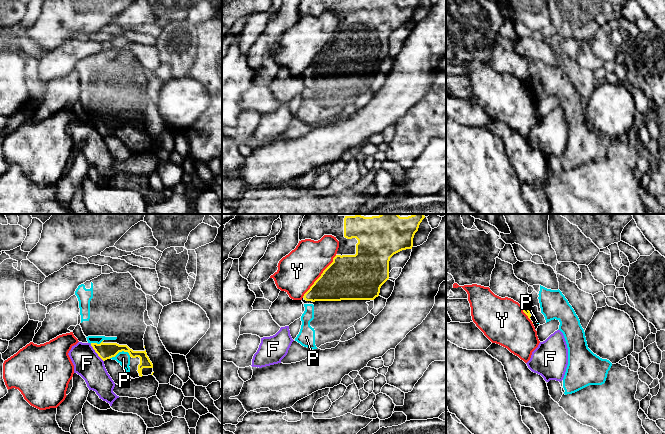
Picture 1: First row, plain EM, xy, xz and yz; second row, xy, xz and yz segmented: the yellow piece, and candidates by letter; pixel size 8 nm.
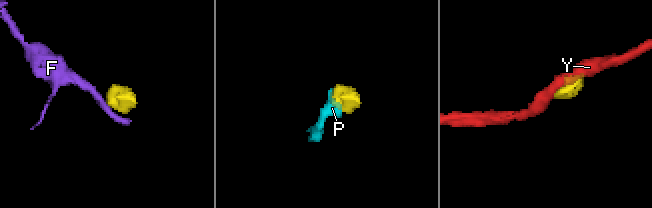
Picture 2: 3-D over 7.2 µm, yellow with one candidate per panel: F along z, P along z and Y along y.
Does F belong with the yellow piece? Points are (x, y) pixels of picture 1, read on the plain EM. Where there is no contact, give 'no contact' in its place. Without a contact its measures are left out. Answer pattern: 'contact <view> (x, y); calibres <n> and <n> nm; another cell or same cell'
contact xy (96, 128); calibres 130 and 220 nm; another cell

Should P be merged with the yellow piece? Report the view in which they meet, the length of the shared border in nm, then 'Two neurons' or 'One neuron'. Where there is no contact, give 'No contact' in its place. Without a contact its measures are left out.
Touches yellow in xy. Shared border 180 nm. One neuron

